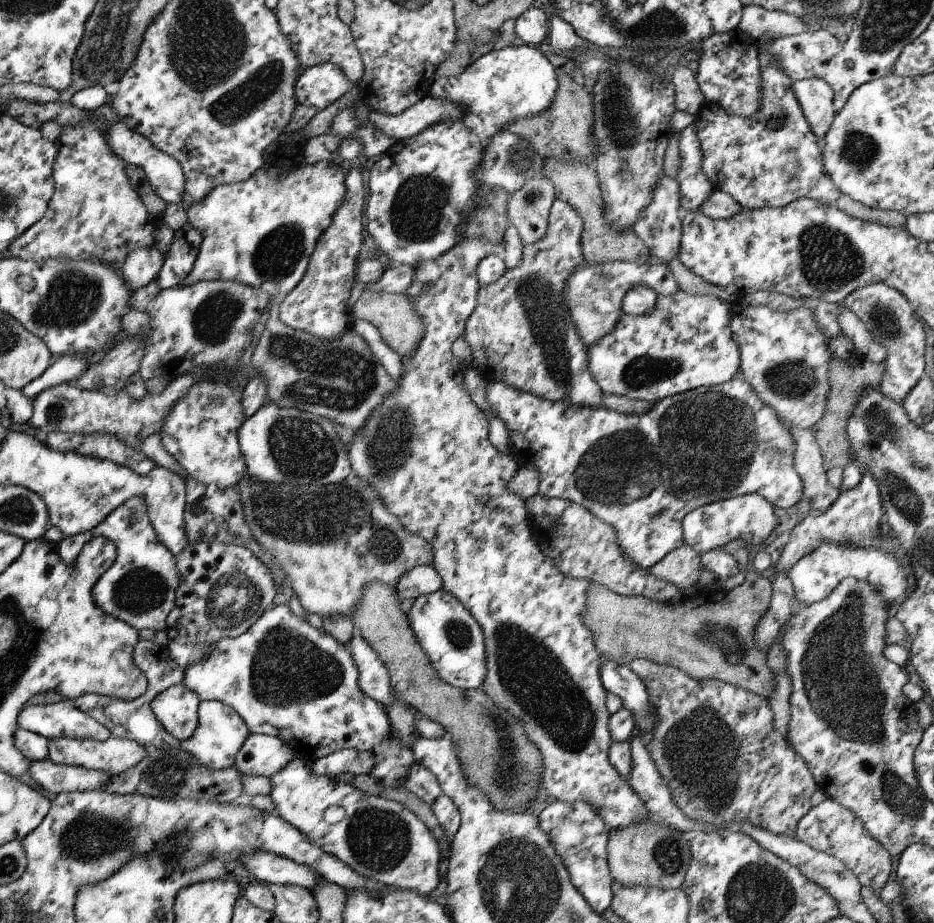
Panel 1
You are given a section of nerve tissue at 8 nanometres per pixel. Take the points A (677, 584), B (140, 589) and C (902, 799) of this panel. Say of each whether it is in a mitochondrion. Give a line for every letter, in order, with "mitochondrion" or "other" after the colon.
A: other
B: mitochondrion
C: mitochondrion

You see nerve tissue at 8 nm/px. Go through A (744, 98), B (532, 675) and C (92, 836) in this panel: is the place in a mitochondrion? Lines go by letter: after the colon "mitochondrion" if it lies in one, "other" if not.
A: mitochondrion
B: mitochondrion
C: mitochondrion

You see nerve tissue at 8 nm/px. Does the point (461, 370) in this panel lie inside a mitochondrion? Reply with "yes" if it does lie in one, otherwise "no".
no

